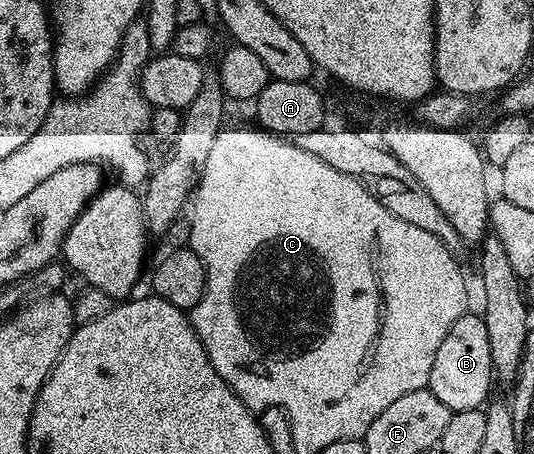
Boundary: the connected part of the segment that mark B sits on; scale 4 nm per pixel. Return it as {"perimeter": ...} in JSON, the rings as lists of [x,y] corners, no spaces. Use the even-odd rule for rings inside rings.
{"perimeter":[[[468,311],[449,327],[449,335],[441,339],[441,347],[433,355],[433,367],[429,371],[427,388],[449,407],[452,413],[480,408],[492,396],[491,348],[489,347],[489,331],[485,327],[482,316],[478,312]]]}

